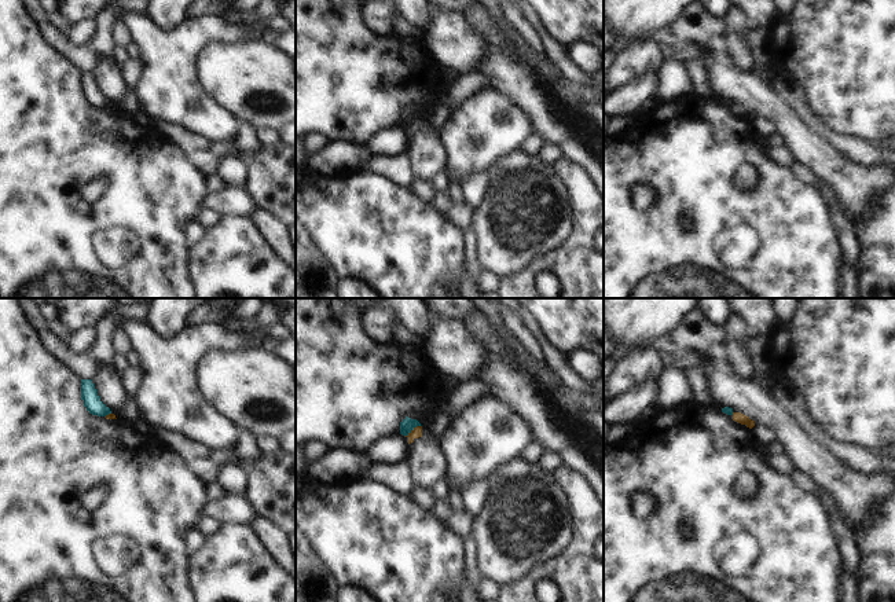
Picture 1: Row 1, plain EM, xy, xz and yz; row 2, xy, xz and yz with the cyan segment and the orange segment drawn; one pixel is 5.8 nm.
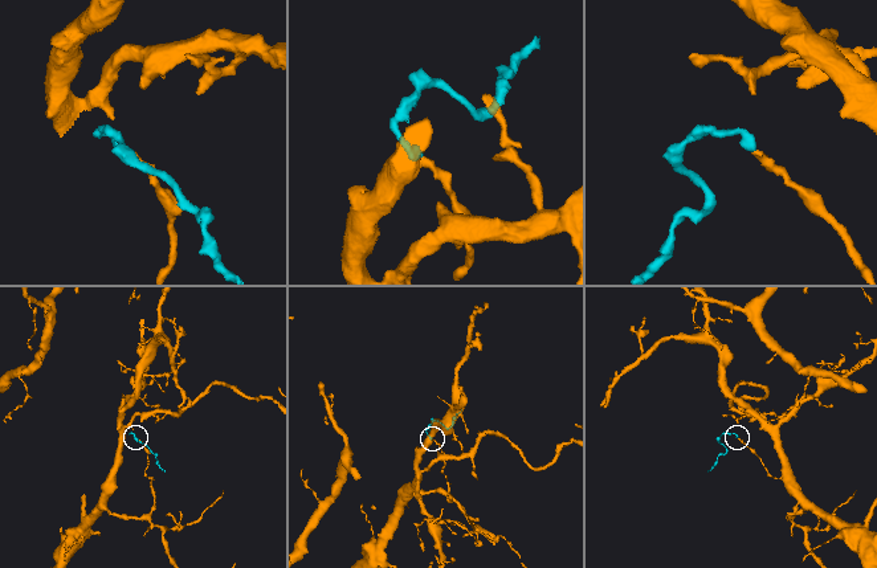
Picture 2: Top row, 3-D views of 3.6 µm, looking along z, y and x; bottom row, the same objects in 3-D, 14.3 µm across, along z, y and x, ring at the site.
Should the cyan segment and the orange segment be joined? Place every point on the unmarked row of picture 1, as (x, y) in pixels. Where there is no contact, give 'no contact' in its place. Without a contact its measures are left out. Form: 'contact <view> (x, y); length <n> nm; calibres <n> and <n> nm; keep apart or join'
contact xz (411, 121); length 120 nm; calibres 80 and 60 nm; keep apart

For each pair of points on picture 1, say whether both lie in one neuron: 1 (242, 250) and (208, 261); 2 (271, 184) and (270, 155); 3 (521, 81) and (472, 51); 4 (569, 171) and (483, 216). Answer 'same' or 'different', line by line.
1: same
2: same
3: different
4: different

